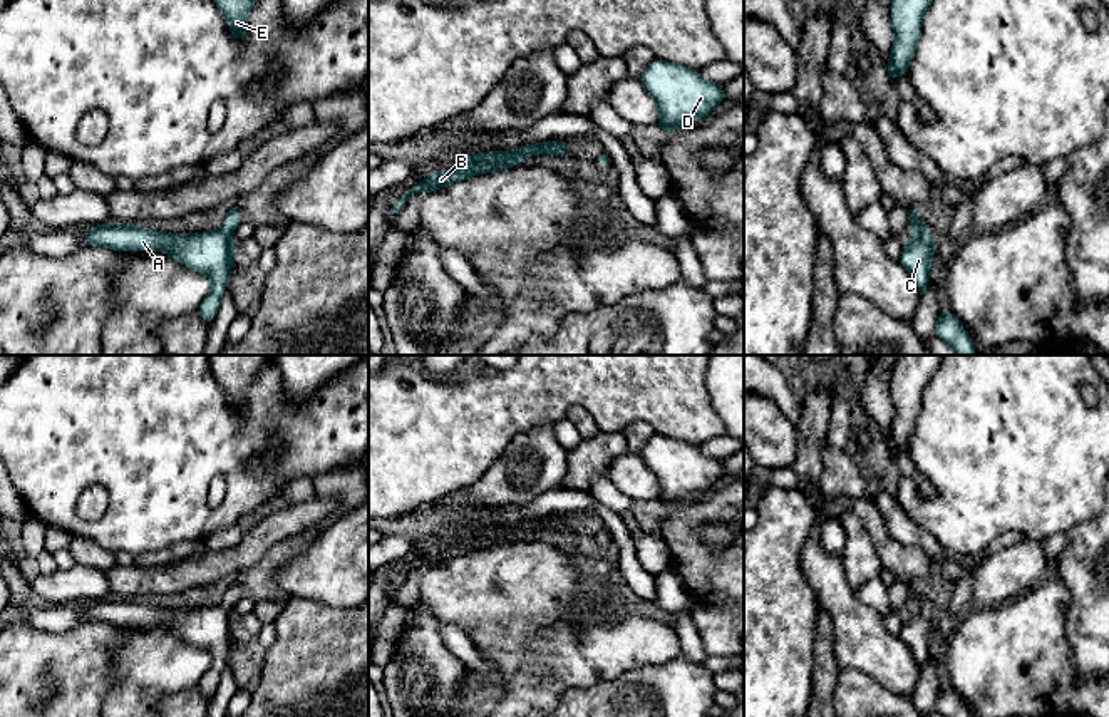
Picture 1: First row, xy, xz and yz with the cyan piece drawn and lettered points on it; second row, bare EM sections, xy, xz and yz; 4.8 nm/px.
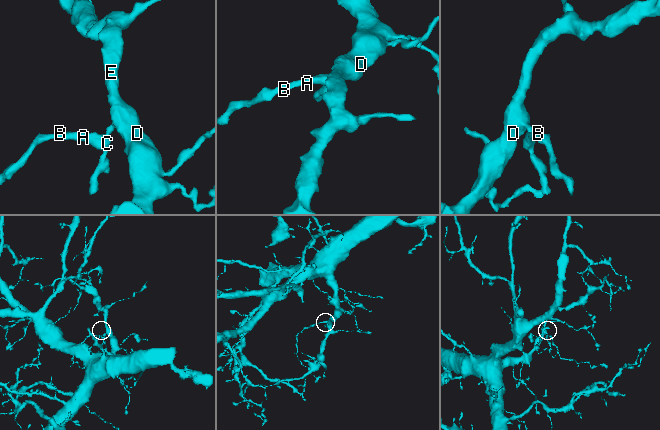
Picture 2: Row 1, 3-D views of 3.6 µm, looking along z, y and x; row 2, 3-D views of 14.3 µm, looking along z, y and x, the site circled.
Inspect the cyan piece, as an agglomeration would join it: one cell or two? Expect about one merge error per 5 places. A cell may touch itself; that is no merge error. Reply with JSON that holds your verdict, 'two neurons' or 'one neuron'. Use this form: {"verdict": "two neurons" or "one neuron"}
{"verdict": "one neuron"}

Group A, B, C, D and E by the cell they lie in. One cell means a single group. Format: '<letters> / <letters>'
A B C D E

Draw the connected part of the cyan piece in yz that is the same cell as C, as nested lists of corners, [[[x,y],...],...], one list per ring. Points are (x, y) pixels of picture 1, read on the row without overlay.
[[[908,585],[908,590],[915,608],[906,613],[898,638],[901,638],[911,650],[921,672],[930,658],[930,638],[933,635],[936,616],[921,596],[920,585]]]

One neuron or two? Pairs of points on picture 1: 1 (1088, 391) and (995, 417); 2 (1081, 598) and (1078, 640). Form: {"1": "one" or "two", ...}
{"1": "two", "2": "one"}

